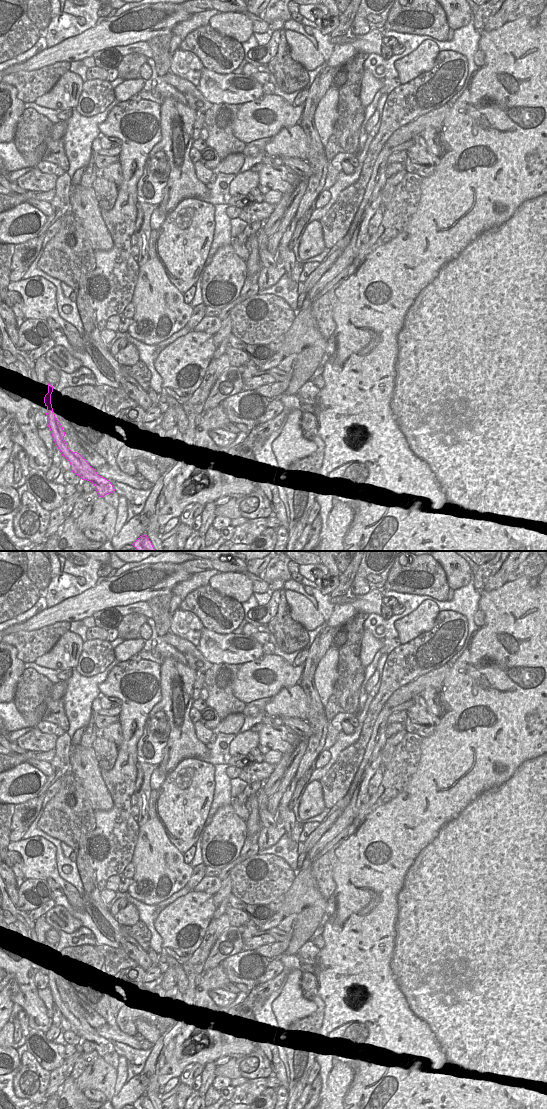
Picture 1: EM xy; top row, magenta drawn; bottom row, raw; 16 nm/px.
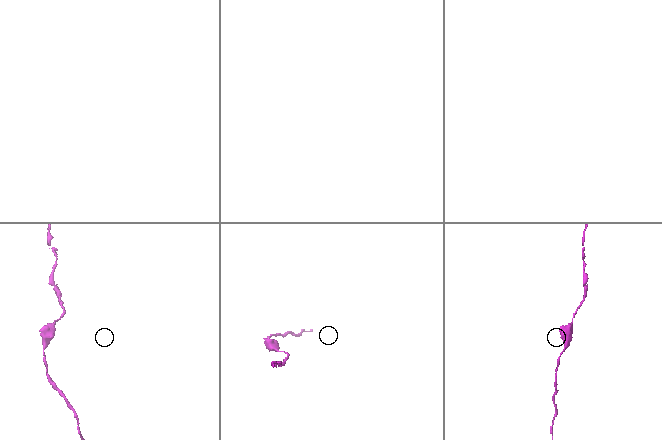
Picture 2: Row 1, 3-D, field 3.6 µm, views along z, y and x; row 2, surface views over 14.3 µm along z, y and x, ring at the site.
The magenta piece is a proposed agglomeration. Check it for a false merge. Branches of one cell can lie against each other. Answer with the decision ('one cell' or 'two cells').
one cell

